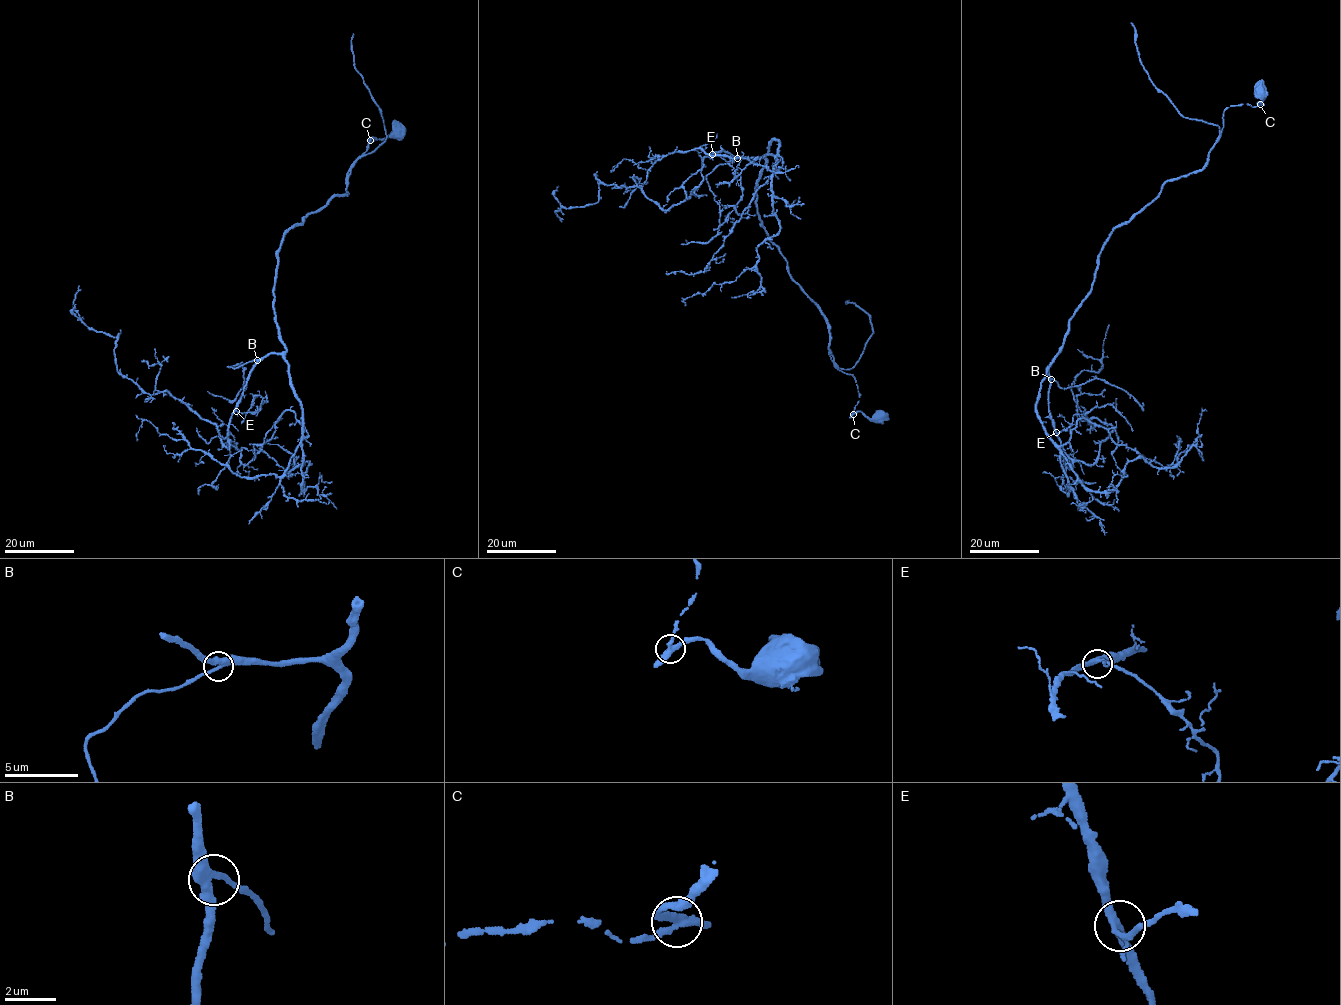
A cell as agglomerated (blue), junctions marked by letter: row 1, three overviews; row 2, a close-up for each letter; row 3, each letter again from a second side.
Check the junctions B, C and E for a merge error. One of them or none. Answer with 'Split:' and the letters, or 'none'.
Split: none

